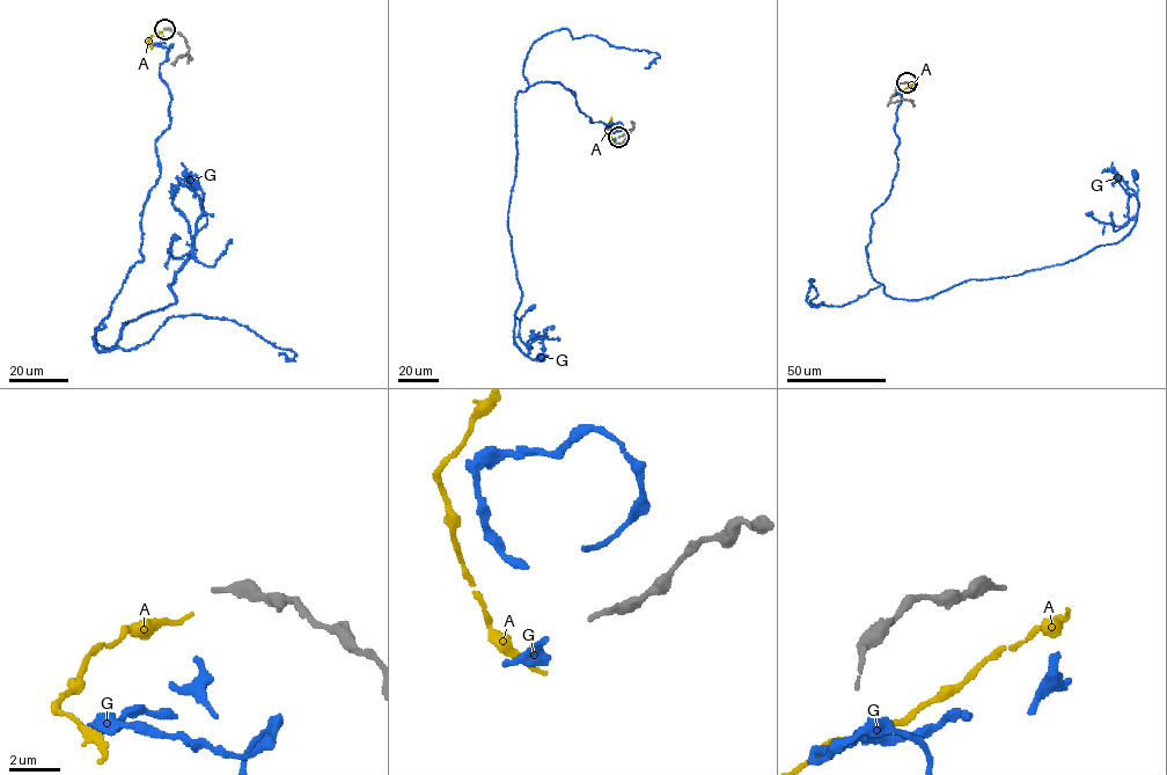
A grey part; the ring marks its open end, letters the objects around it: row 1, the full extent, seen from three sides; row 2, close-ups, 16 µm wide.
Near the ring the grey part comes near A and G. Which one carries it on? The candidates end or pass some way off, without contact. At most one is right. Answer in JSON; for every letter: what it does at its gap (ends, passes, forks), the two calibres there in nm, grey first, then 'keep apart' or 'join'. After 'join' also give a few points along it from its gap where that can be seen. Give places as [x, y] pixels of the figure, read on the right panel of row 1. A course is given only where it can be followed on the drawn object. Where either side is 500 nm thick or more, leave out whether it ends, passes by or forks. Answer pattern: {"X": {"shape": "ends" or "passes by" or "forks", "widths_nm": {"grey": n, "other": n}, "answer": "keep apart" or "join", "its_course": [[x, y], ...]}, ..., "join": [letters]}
{"A": {"shape": "ends", "widths_nm": {"grey": 200, "other": 160}, "answer": "keep apart"}, "G": {"shape": "ends", "widths_nm": {"grey": 200, "other": 360}, "answer": "keep apart"}, "join": []}

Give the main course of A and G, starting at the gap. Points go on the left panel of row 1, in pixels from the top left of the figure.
A: (162, 31), (149, 37), (147, 42), (151, 49)
G: (163, 37), (170, 124), (142, 261), (95, 329), (105, 349), (176, 301), (206, 223), (192, 183)

